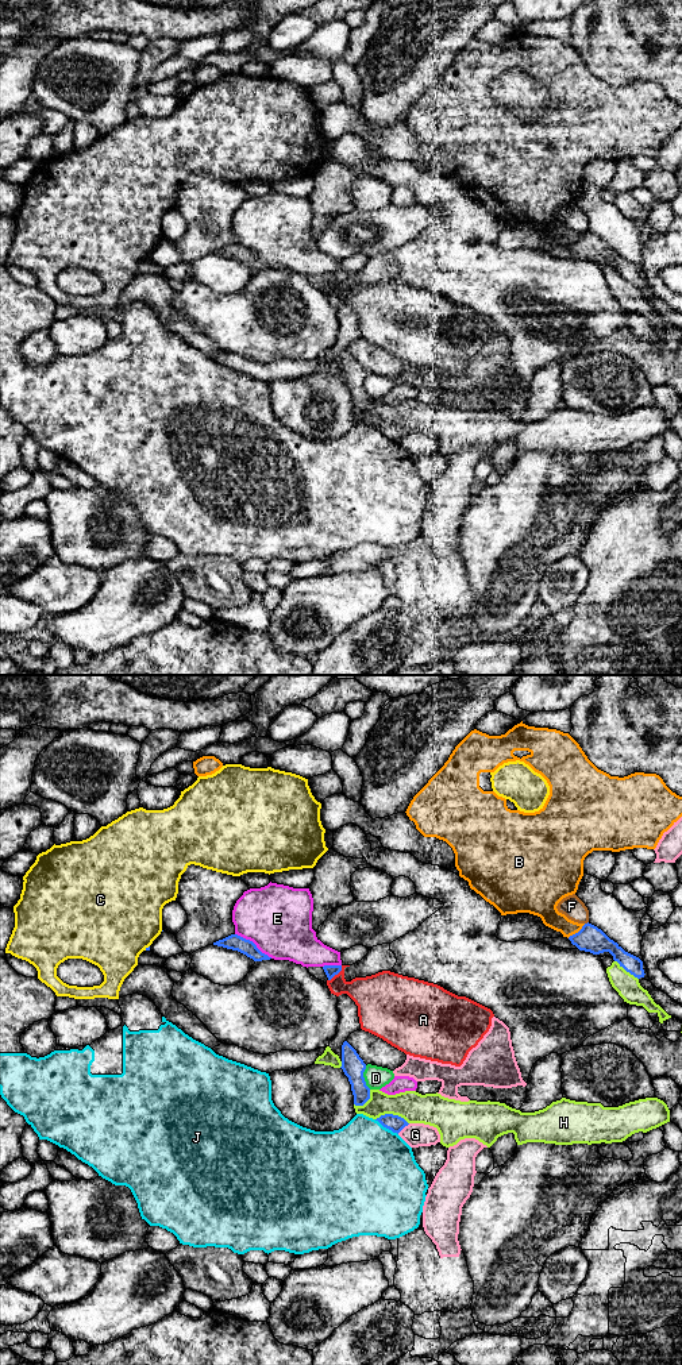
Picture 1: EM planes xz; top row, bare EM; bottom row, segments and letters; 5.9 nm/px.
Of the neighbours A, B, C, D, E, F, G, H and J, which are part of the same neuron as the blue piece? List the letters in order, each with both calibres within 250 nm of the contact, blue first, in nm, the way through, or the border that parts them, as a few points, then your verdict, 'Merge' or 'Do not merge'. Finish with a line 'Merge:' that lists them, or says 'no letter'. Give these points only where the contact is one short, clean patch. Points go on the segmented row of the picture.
A: Thickness 70 nm (blue) against 220 nm. Do not merge
B: Thickness 160 nm (blue) against 140 nm. Boundary: xz (585, 924), (567, 937). Do not merge
C: Thickness 20 nm (blue) against 500 nm. Do not merge
D: Thickness 140 nm (blue) against 140 nm. Boundary: xz (365, 1065), (363, 1080), (370, 1088). Do not merge
E: Thickness 90 nm (blue) against 400 nm. Do not merge
F: Thickness 160 nm (blue) against 140 nm. Boundary: xz (588, 921), (585, 924). Do not merge
G: Thickness 100 nm (blue) against 140 nm. Do not merge
H: Thickness 100 nm (blue) against 190 nm. Do not merge
J: Thickness 100 nm (blue) against 500 nm. Do not merge
Merge: no letter

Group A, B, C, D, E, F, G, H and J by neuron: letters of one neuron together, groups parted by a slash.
A / B G / C / D F / E / H / J

